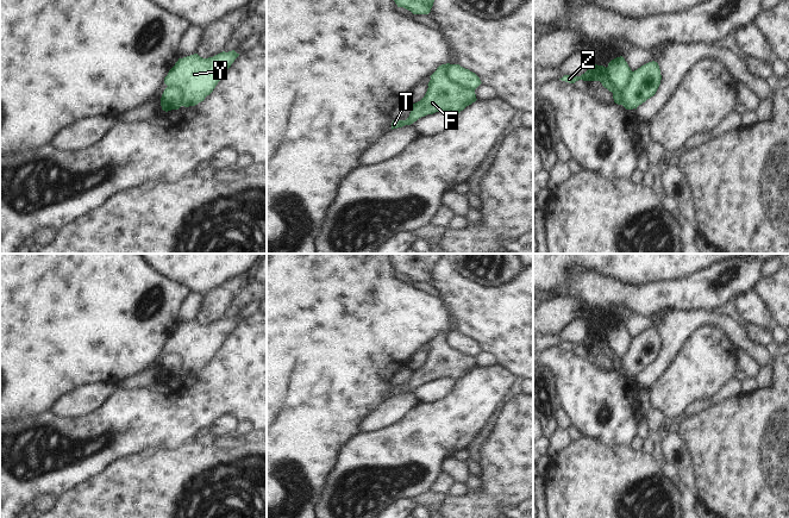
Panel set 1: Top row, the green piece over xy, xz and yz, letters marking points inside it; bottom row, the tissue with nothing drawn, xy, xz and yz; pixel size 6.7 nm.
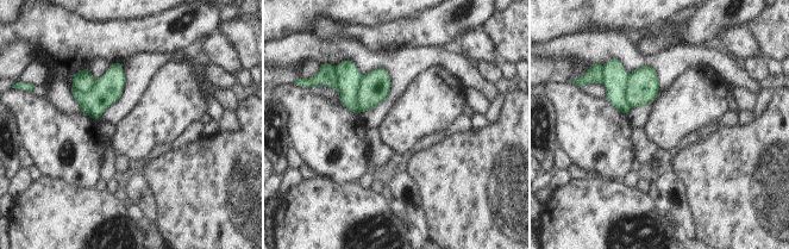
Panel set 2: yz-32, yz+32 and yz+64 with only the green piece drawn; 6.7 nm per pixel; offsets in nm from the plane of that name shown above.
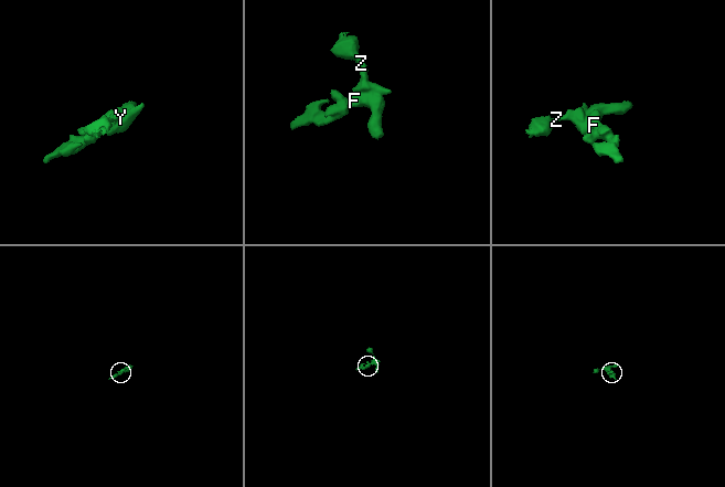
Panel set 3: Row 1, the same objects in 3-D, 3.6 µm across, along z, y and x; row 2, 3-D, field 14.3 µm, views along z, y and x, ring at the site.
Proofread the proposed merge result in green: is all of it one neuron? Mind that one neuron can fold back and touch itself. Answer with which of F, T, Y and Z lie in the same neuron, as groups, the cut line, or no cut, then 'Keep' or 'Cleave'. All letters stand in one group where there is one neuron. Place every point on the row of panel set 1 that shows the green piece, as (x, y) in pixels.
Groups: F T Z / Y. Split along xz (449, 63), (445, 75), (450, 80), (474, 91). Cleave

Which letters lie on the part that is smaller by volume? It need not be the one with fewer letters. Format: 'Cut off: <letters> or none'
Cut off: Y

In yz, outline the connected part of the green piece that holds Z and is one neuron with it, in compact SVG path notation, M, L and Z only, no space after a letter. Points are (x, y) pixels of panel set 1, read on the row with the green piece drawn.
M590 64L588 70L582 74L581 76L572 76L572 75L564 75L562 81L575 83L578 80L583 81L600 81L605 88L607 88L609 92L614 92L614 86L608 79L608 71L607 68L603 65L597 64Z

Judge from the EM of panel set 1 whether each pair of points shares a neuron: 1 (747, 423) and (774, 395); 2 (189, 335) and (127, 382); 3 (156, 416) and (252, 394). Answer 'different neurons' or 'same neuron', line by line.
1: same neuron
2: same neuron
3: same neuron

